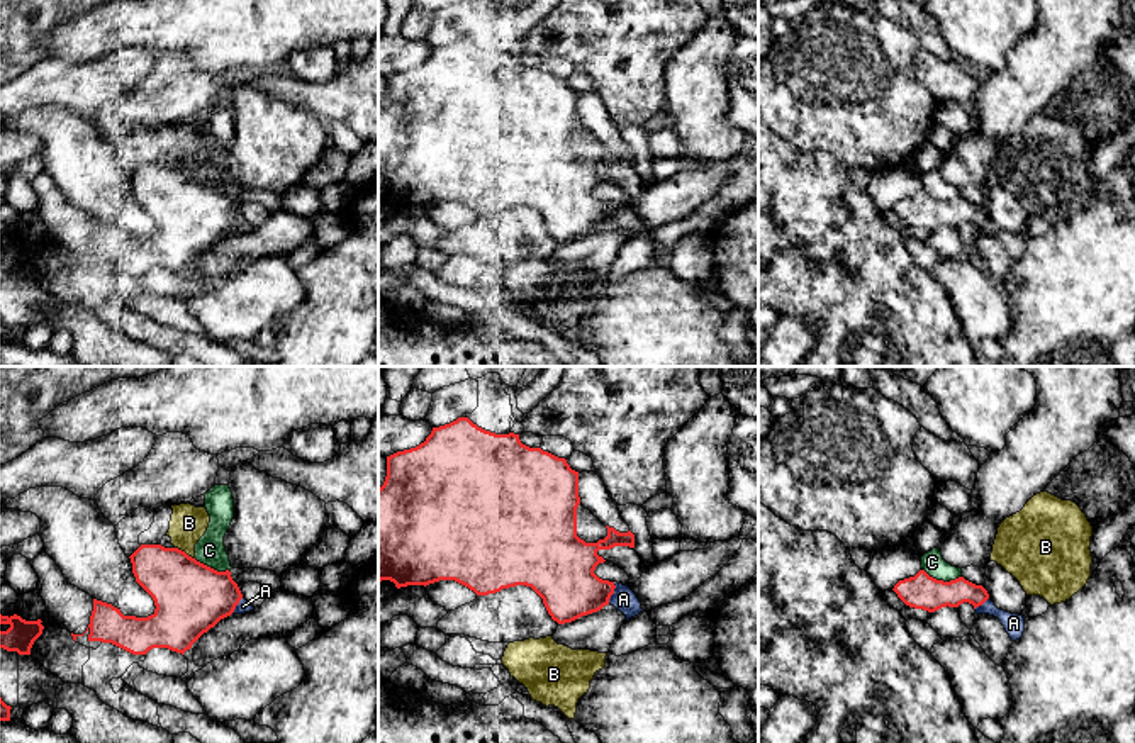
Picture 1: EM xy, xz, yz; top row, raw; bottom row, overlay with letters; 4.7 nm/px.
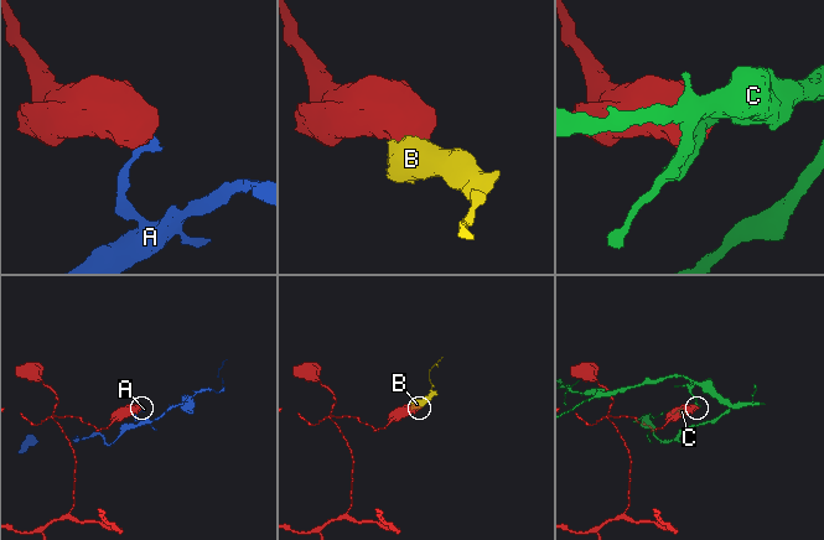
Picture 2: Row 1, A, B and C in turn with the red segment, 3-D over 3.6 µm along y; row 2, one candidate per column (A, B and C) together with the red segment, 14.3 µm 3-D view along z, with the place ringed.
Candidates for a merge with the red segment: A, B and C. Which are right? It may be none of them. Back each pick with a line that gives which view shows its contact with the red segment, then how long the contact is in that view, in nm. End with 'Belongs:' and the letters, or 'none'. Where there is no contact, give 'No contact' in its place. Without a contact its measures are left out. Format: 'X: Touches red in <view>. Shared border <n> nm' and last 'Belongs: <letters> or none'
Belongs: none

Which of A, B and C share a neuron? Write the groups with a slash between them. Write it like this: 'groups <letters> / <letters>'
groups A / B / C

